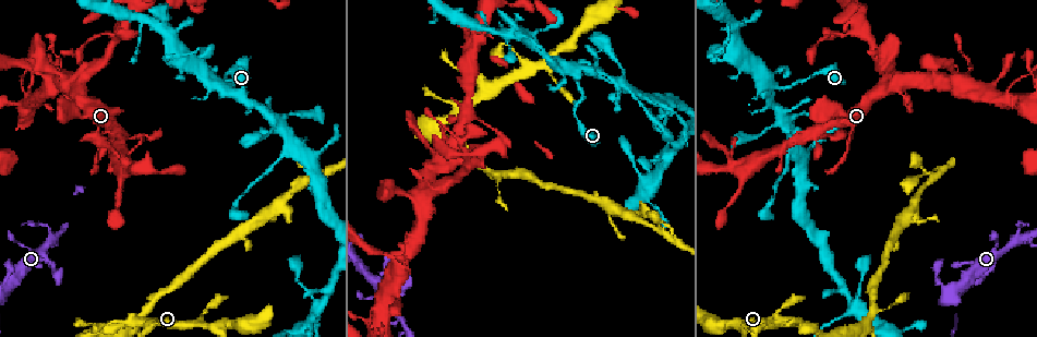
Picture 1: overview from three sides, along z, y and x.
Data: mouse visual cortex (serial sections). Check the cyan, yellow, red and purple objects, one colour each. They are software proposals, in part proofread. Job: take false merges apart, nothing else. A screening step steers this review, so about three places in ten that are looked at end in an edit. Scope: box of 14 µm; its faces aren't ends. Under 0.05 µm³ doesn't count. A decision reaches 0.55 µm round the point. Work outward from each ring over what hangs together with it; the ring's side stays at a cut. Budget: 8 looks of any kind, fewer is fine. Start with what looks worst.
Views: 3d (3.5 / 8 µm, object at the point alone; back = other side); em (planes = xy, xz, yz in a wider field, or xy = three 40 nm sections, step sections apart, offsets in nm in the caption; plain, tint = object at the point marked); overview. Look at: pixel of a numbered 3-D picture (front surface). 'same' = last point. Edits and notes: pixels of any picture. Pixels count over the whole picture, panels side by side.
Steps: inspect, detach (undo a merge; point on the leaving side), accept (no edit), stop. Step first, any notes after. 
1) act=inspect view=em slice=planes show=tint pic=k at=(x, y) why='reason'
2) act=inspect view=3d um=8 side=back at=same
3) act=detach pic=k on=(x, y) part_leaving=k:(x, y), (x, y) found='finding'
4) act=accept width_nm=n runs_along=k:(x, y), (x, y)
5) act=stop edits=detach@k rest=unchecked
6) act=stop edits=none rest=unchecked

act=inspect view=3d um=3.5 side=back pic=1 at=(934, 179) why='four or more arms meet'

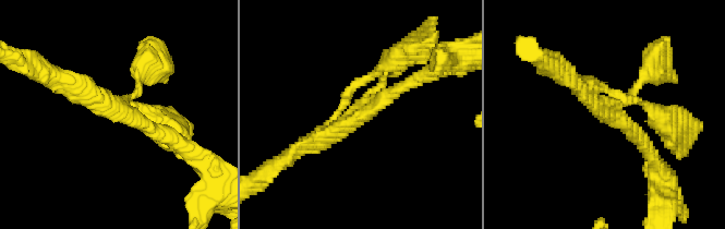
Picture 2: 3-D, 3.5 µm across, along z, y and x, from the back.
act=inspect view=em slice=xy step=1 show=tint pic=2 at=(611, 115)

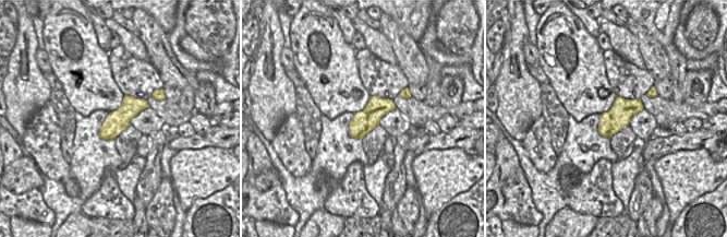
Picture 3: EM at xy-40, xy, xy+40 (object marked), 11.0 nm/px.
act=accept arms=4 arm_widths_nm=150,200,200,250 runs_along=2:(183, 147), (103, 100), (130, 104) found='all the same cell'

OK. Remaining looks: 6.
act=inspect view=3d um=8 pic=1 at=(58, 235)

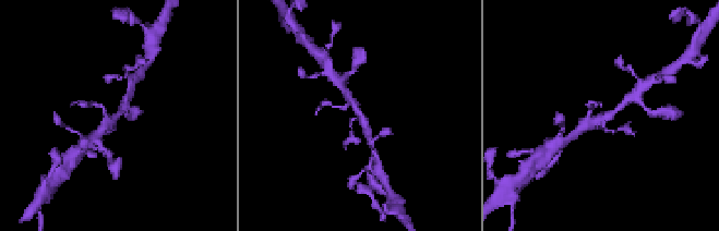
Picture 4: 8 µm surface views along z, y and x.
act=inspect view=3d um=3.5 pic=4 at=(599, 119)

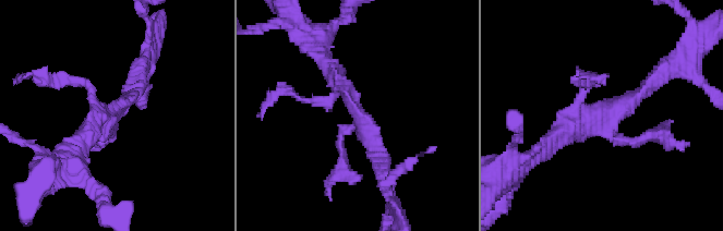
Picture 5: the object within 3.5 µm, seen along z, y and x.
act=inspect view=em slice=xy step=1 show=tint pic=5 at=(111, 115)

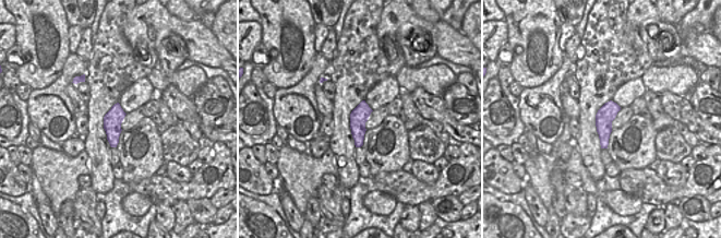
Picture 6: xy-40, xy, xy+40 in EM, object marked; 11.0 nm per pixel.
act=accept runs_along=5:(552, 144), (650, 76) found='continuous, no second cell'

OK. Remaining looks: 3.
act=inspect view=3d um=3.5 pic=1 at=(552, 77) why='narrows sharply'

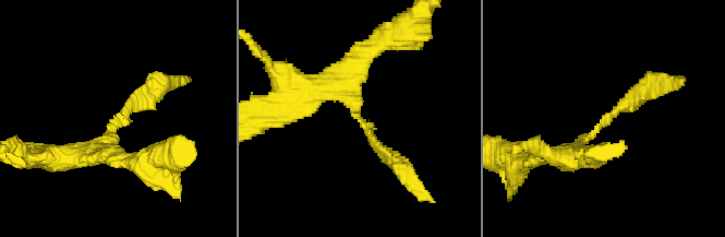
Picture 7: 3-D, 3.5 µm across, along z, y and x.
act=detach pic=7 on=(627, 106) part_leaving=7:(601, 127), (654, 83), (671, 80) found='two cells meet here'

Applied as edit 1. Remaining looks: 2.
act=stop edits=detach@7 rest=unchecked

